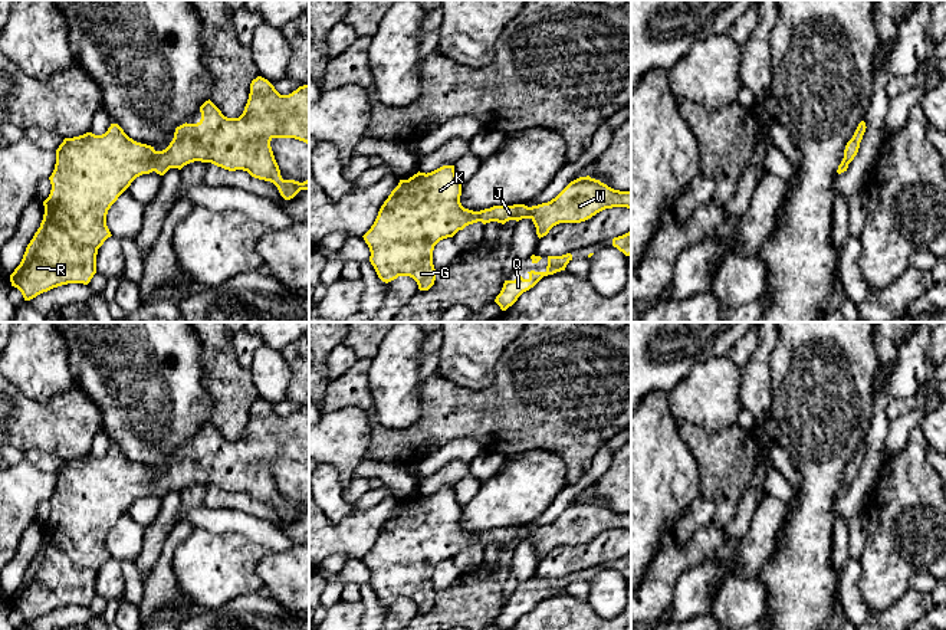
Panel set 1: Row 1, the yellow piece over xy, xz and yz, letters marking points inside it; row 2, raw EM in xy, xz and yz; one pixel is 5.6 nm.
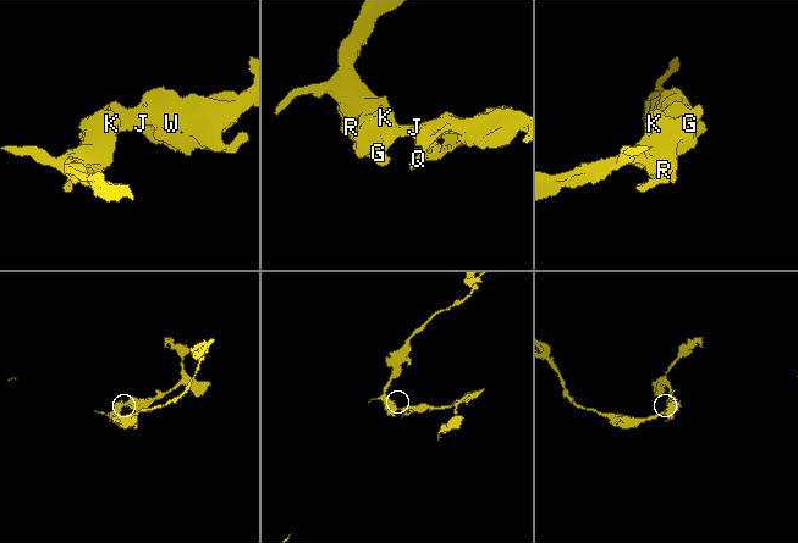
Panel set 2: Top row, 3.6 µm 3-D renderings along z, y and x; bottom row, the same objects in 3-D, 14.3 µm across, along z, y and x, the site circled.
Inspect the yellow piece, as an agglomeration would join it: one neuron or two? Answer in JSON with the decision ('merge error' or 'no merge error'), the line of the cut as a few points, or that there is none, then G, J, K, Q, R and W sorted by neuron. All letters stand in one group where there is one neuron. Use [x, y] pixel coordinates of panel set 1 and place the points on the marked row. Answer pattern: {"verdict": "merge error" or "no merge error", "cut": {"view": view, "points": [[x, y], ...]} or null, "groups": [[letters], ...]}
{"verdict": "no merge error", "cut": null, "groups": [["G", "J", "K", "Q", "R", "W"]]}

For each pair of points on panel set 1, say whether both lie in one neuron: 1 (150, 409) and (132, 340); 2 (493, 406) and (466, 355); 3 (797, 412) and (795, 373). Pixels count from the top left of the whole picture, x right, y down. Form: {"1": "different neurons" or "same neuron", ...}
{"1": "same neuron", "2": "different neurons", "3": "same neuron"}

